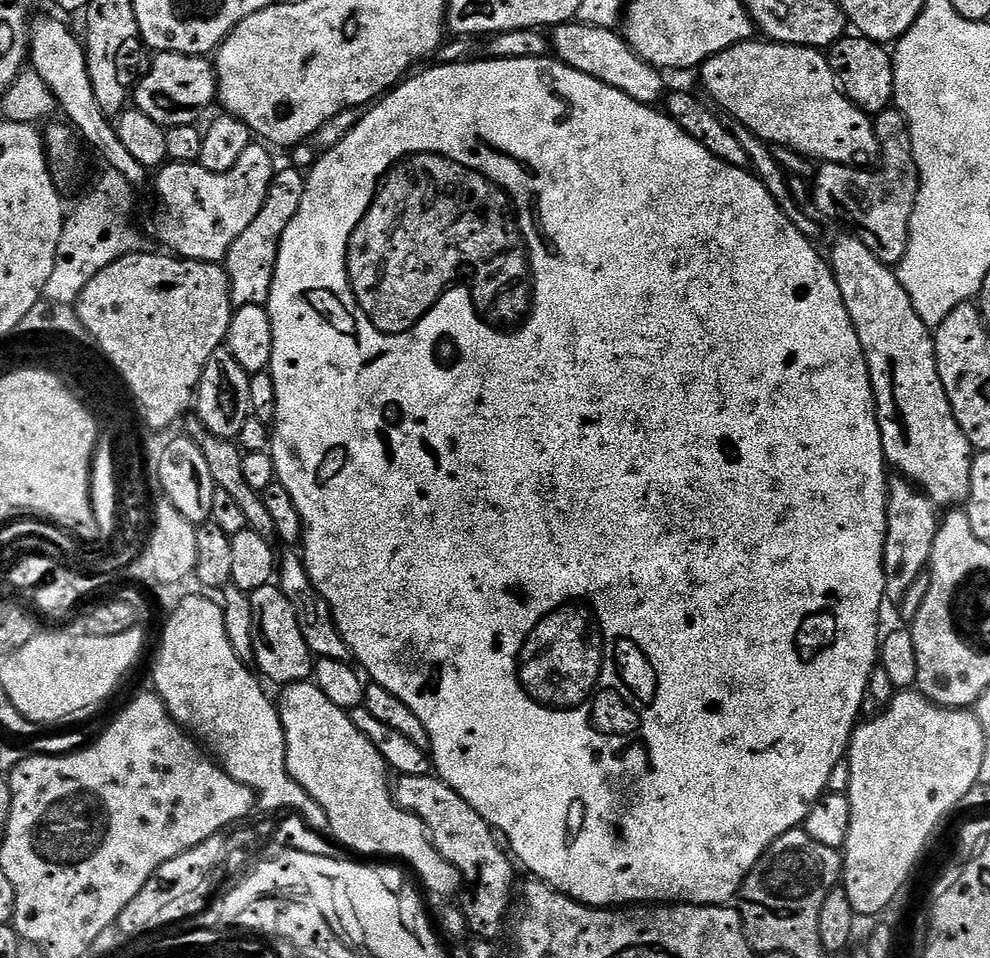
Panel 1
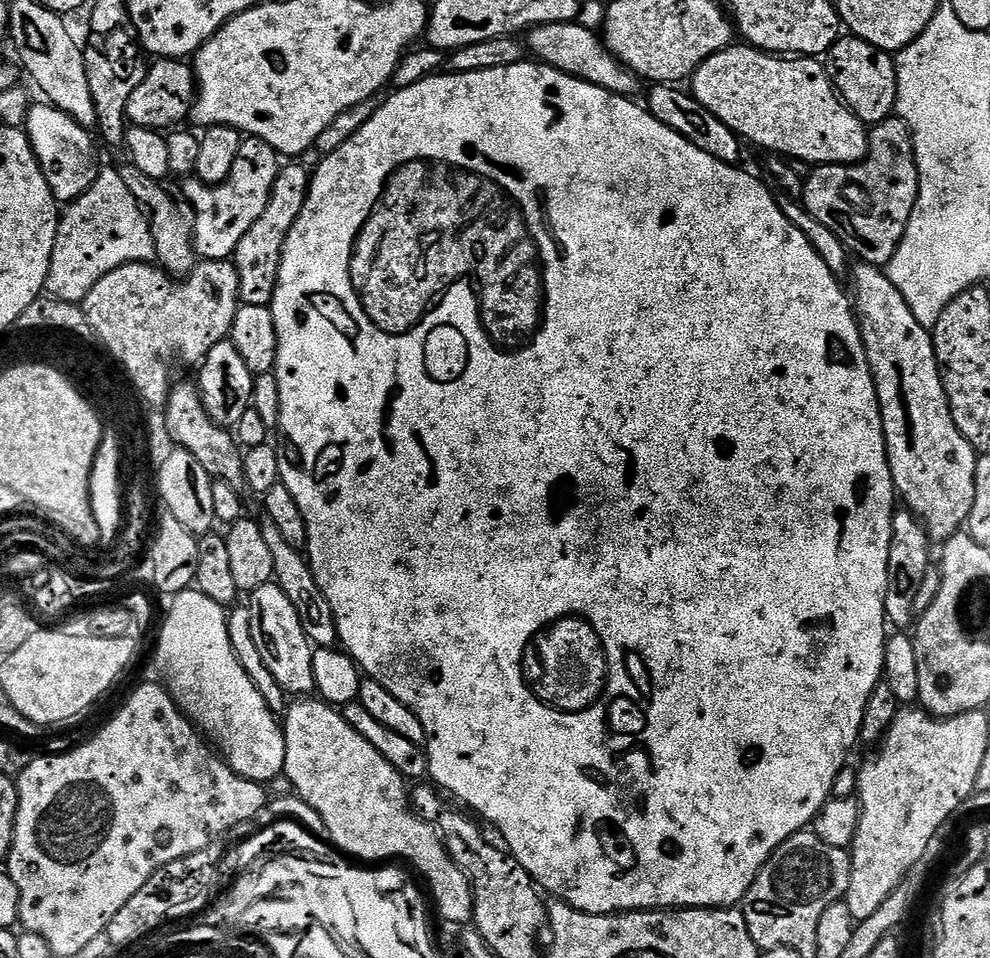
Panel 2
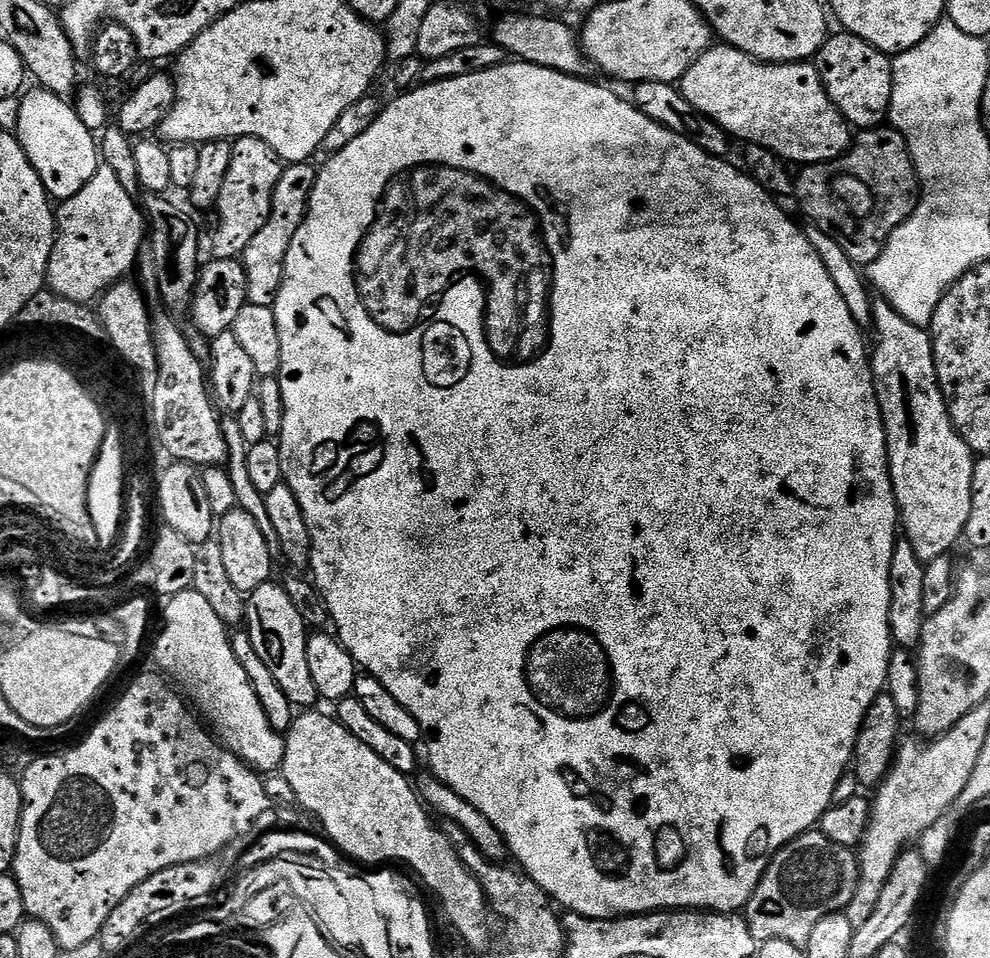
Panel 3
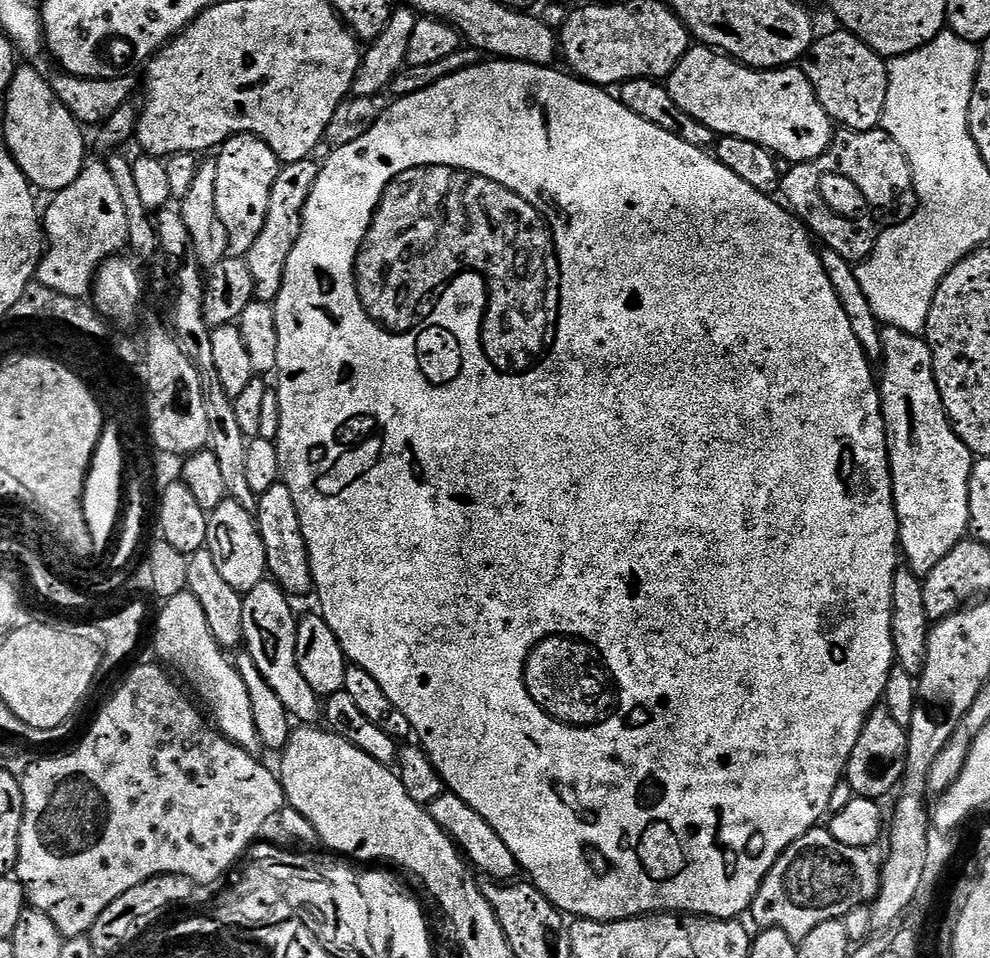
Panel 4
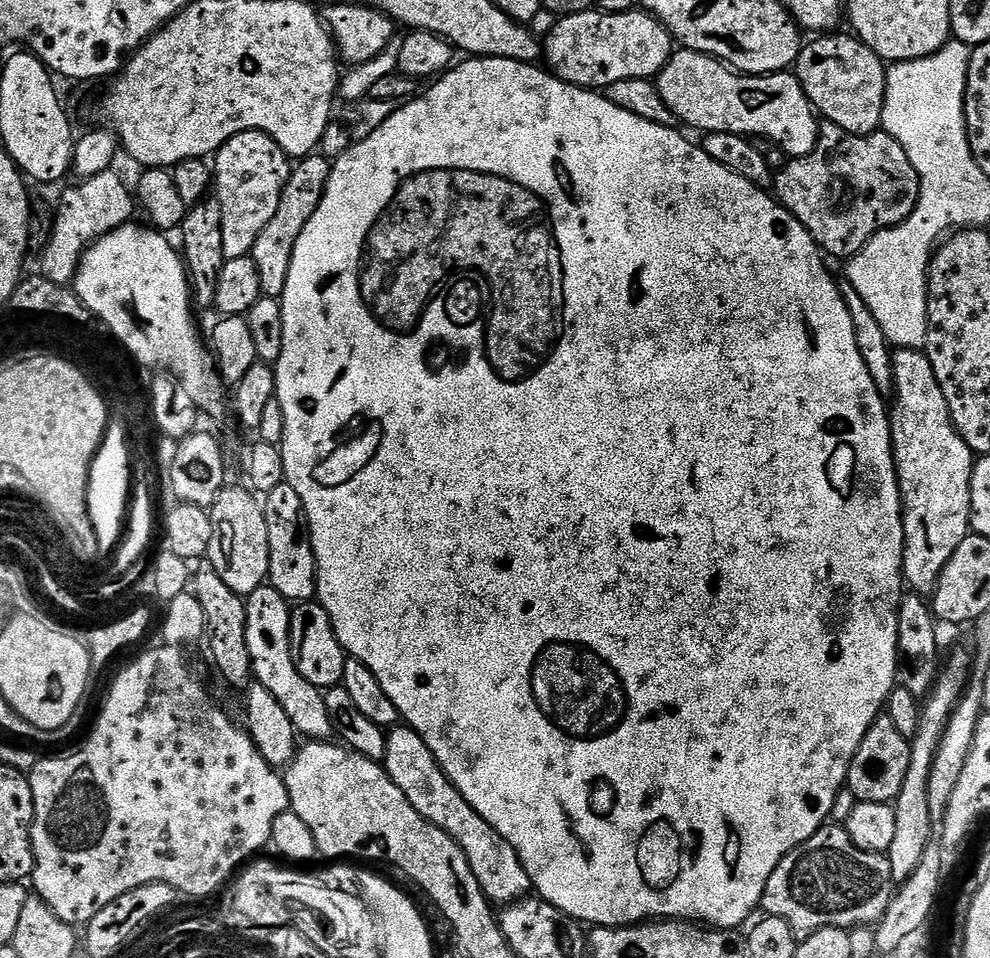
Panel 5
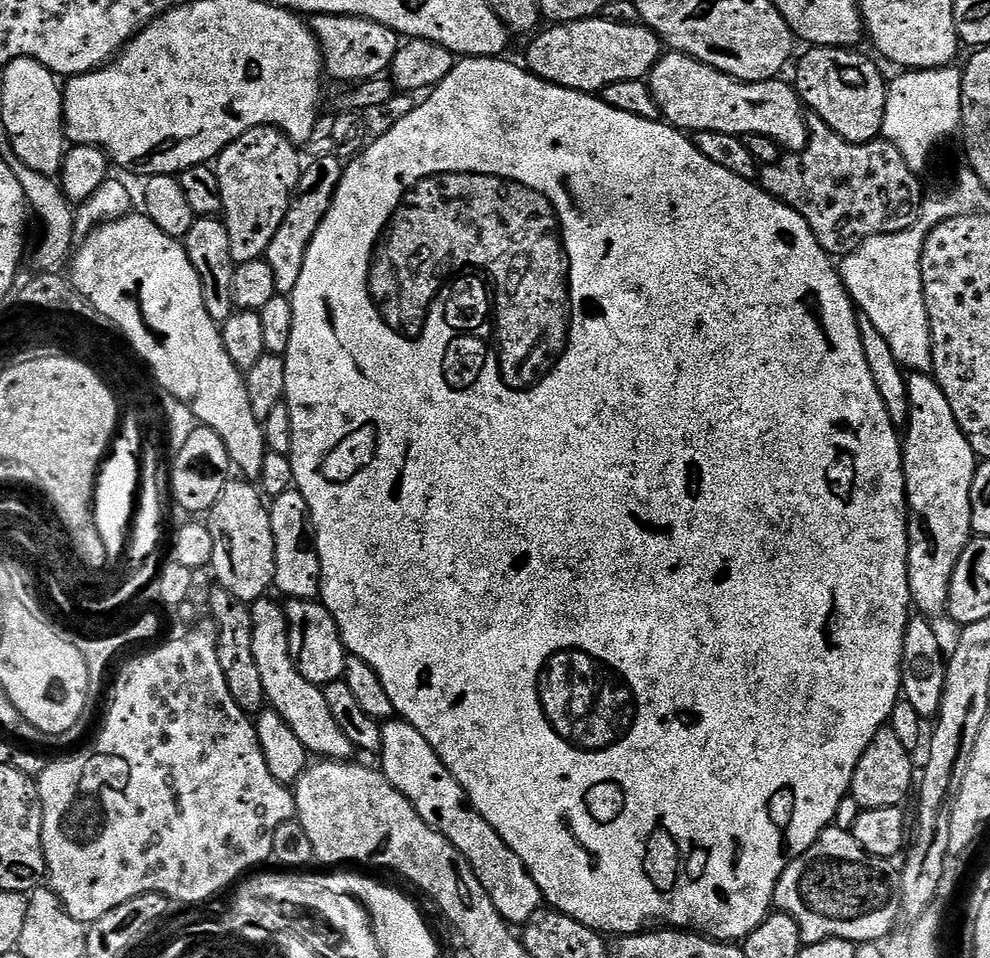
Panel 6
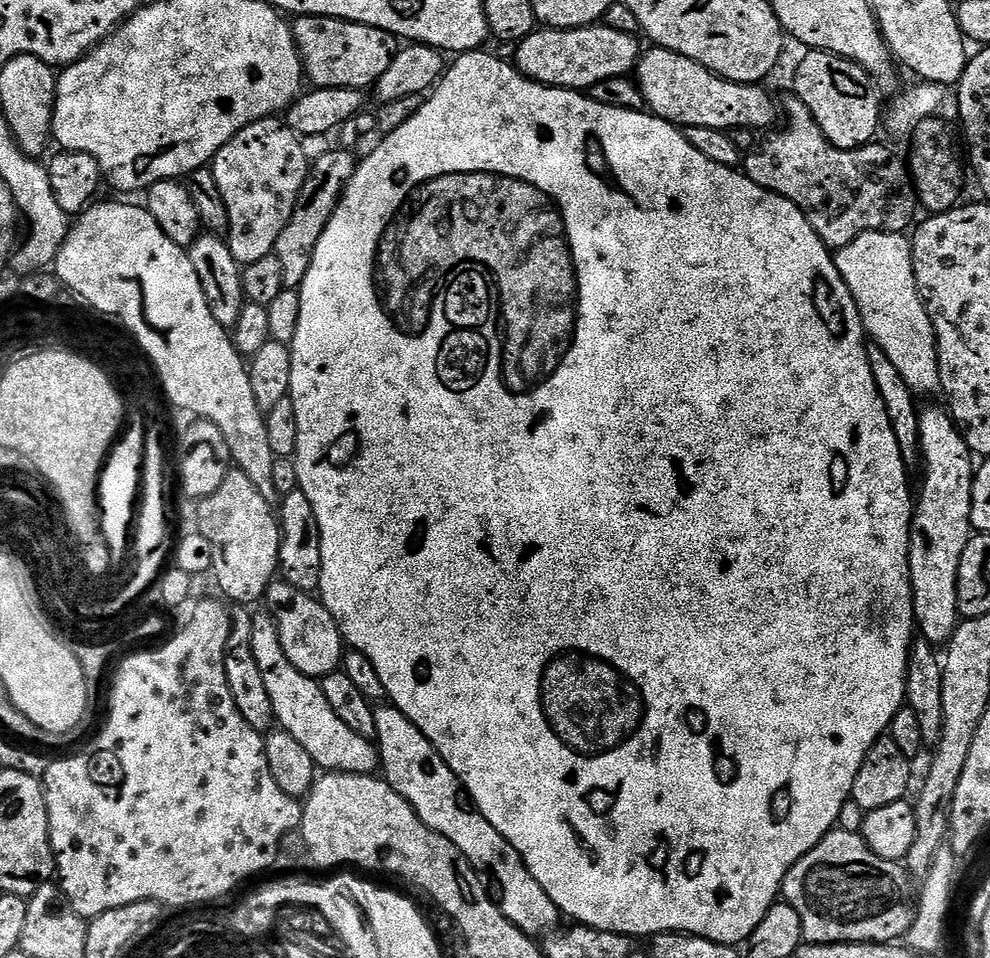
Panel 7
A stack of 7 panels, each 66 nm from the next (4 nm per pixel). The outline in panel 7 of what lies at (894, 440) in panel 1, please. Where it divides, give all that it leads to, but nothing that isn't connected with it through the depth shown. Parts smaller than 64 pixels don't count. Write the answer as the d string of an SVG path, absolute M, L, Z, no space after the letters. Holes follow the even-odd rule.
M943 407L923 409L920 412L920 454L924 468L924 485L918 488L918 499L912 513L912 541L910 542L910 578L912 579L912 607L918 632L933 646L947 645L958 625L958 566L962 550L974 535L972 527L972 478L974 453L964 441L964 433Z

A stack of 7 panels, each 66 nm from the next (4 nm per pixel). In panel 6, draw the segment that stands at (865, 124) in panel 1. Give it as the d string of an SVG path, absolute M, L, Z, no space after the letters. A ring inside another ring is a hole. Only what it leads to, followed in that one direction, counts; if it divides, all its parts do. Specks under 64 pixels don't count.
M665 51L657 60L650 73L650 87L654 94L654 102L658 102L660 115L672 127L683 130L688 134L700 131L721 131L722 134L734 135L741 138L748 136L769 136L777 140L788 152L800 152L808 144L808 121L806 109L796 94L795 87L777 78L762 82L746 82L727 76L708 64L703 64L685 52Z

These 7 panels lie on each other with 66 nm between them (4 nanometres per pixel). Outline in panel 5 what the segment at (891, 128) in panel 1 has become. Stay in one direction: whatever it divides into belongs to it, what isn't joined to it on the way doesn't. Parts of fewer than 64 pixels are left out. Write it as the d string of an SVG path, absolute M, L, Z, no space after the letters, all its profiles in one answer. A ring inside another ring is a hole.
M827 122L820 125L820 137L814 150L805 156L797 156L787 161L784 169L774 176L774 195L784 208L816 239L817 245L829 257L857 256L885 228L898 226L912 217L916 203L920 201L920 179L906 158L906 150L883 130L877 130L869 136L855 136L843 132L837 124Z

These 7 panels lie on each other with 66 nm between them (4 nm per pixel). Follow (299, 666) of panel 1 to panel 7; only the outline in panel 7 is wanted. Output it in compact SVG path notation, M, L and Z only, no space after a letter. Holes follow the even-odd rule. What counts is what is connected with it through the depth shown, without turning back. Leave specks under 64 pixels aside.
M268 614L257 615L252 622L252 649L254 662L258 662L258 670L262 670L262 682L266 682L266 690L270 693L270 702L274 702L276 724L283 731L294 734L298 742L308 751L310 758L314 758L317 769L329 772L345 772L359 776L371 776L380 768L380 753L373 741L362 738L330 710L330 702L326 702L326 694L322 694L319 683L313 677L302 674L292 665L290 658L286 658L286 650L280 641L280 629L273 617Z

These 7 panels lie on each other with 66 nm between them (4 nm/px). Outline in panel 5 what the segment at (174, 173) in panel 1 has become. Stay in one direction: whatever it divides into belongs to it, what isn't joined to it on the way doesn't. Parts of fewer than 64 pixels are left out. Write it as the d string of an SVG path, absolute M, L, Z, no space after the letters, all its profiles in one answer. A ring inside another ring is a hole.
M264 132L234 134L214 156L214 196L224 223L224 255L227 259L249 255L262 230L274 218L278 202L292 175L290 158Z

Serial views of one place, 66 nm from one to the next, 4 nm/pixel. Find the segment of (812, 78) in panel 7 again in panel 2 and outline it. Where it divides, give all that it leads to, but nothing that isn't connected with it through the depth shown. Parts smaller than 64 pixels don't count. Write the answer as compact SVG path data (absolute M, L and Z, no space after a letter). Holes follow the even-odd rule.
M844 34L826 54L826 67L830 82L844 105L864 125L881 124L895 113L898 78L893 53L883 52L878 46L870 46L870 42L859 40L857 36Z

